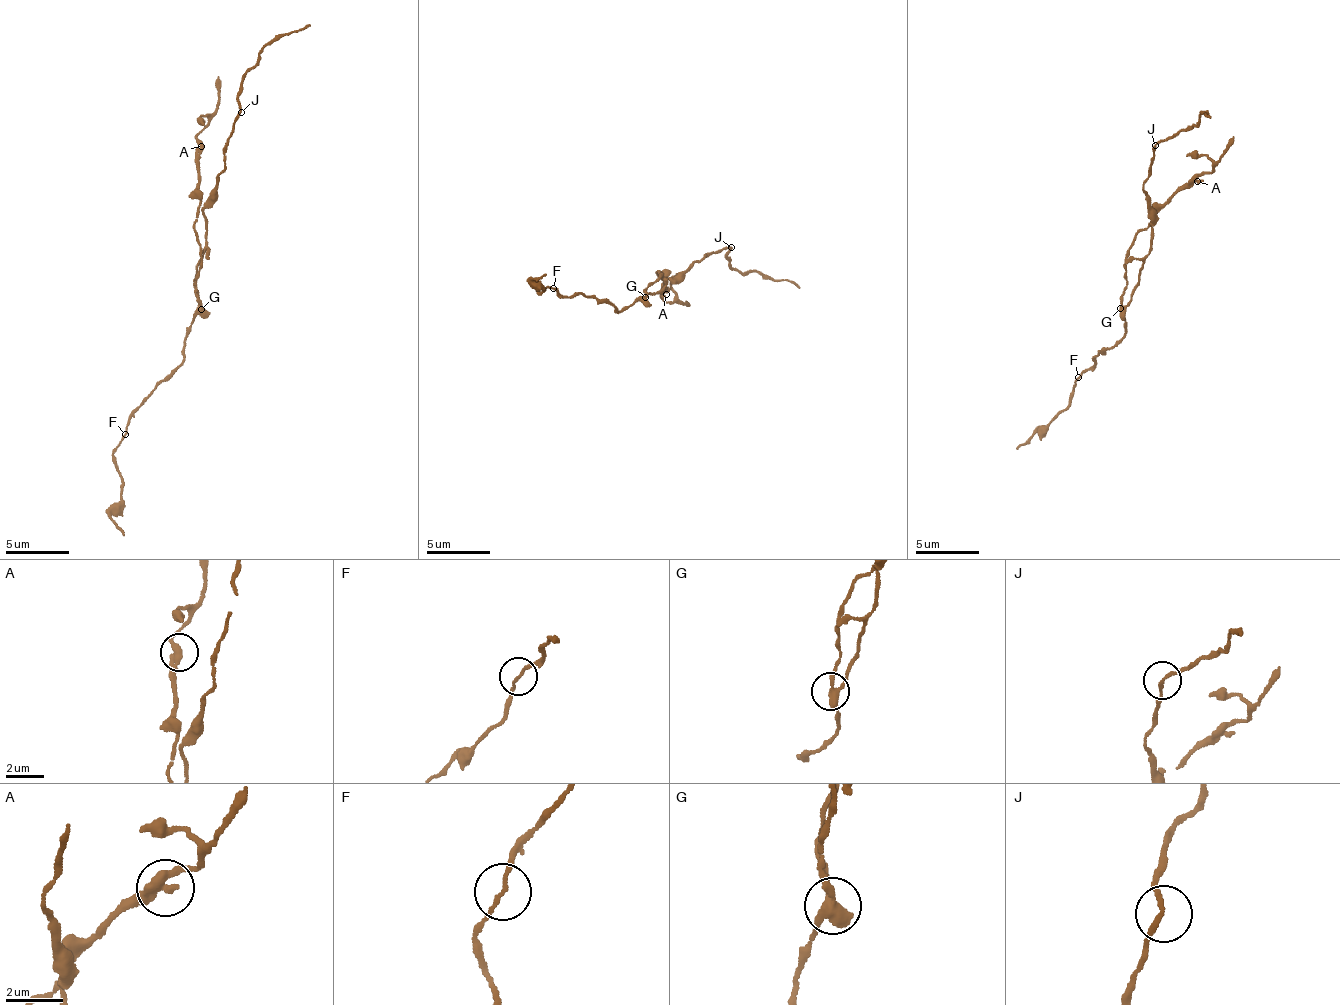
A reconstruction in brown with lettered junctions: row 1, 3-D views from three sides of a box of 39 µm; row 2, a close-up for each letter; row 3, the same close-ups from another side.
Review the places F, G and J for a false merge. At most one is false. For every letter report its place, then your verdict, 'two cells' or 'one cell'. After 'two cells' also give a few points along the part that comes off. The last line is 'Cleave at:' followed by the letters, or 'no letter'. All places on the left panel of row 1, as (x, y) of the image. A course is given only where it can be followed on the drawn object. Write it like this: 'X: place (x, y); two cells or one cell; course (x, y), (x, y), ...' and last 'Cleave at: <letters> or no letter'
F: place (125, 434); one cell
G: place (201, 309); two cells; course (202, 308), (197, 292), (201, 157), (198, 135), (218, 107), (218, 76)
J: place (241, 112); one cell
Cleave at: G

